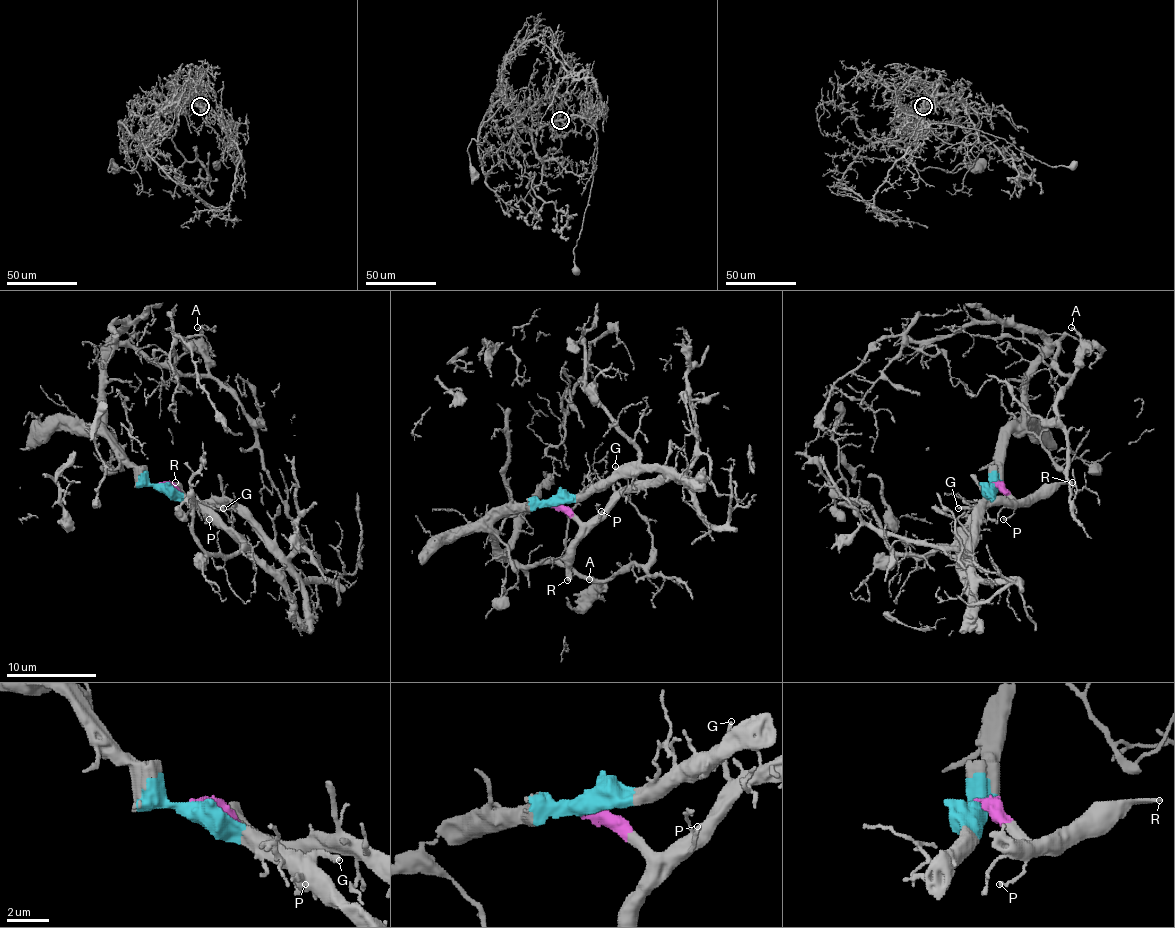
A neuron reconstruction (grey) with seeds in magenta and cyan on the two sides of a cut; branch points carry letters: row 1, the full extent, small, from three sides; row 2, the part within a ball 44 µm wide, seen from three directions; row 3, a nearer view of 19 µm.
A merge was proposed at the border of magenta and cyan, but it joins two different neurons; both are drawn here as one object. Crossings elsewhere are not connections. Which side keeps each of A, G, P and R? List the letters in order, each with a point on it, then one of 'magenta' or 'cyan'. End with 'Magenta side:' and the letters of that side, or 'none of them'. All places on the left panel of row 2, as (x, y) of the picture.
A: (197, 327) | cyan
G: (223, 508) | cyan
P: (209, 519) | magenta
R: (175, 482) | magenta
Magenta side: P, R

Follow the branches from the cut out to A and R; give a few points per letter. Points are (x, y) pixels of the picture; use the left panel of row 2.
A: (162, 485), (153, 485), (101, 429), (101, 363), (126, 345), (184, 374), (205, 374), (198, 327)
R: (162, 483), (169, 483), (187, 501), (175, 483)

